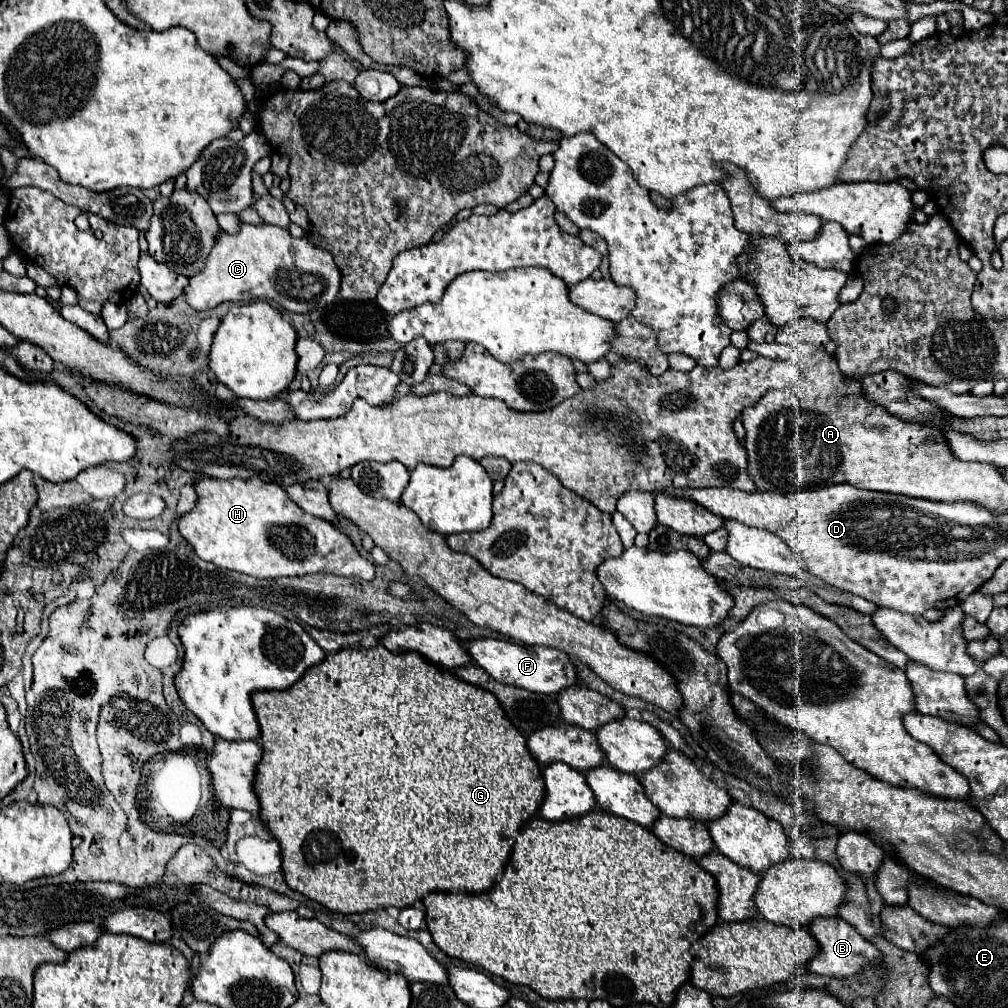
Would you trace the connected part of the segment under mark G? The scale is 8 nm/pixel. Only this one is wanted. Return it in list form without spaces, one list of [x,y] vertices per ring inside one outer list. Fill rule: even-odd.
[[[385,646],[343,648],[307,670],[305,676],[285,692],[255,692],[253,708],[261,724],[263,746],[263,760],[255,778],[255,792],[261,802],[259,816],[281,844],[287,884],[333,912],[353,914],[389,906],[409,908],[431,892],[461,890],[481,894],[493,890],[513,850],[513,842],[507,838],[507,826],[525,826],[539,812],[541,800],[545,800],[541,768],[527,748],[527,738],[505,716],[499,700],[487,690],[457,678],[455,672],[433,666],[433,662],[421,654],[393,654]]]

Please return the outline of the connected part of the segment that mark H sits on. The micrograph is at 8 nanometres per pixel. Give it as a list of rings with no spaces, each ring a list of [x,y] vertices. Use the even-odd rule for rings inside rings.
[[[201,478],[197,484],[195,484],[195,490],[197,490],[197,504],[191,512],[183,514],[181,520],[179,520],[179,532],[181,536],[195,548],[197,556],[201,560],[207,560],[207,562],[213,562],[215,566],[219,568],[225,568],[225,570],[233,570],[233,572],[241,572],[241,574],[249,574],[249,576],[255,576],[255,578],[281,578],[281,576],[307,576],[307,574],[319,574],[319,572],[325,572],[325,574],[337,574],[337,576],[357,576],[357,578],[363,578],[363,580],[373,580],[375,578],[375,566],[373,562],[365,560],[359,550],[355,548],[355,544],[351,542],[351,538],[347,534],[343,534],[337,526],[333,526],[331,522],[325,522],[321,518],[315,518],[307,512],[303,512],[291,498],[289,494],[277,486],[277,484],[265,484],[261,482],[259,478],[251,478],[251,482],[245,482],[245,480],[215,480],[215,478]]]

